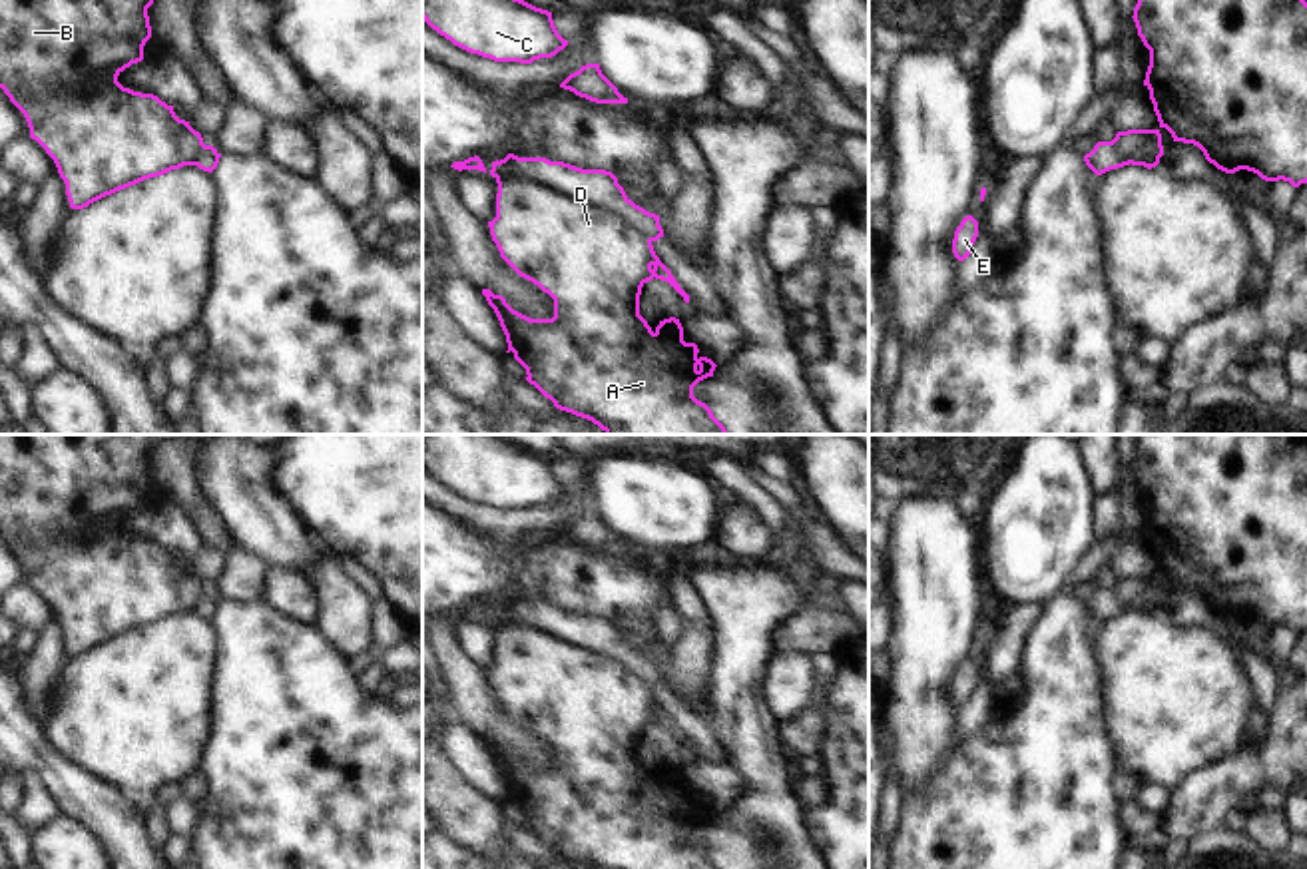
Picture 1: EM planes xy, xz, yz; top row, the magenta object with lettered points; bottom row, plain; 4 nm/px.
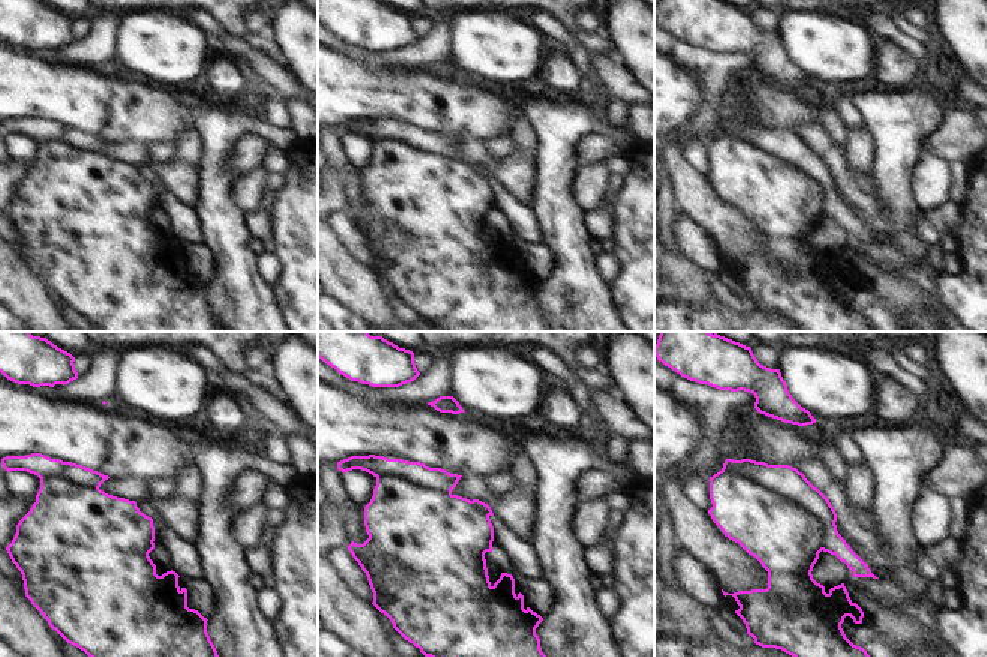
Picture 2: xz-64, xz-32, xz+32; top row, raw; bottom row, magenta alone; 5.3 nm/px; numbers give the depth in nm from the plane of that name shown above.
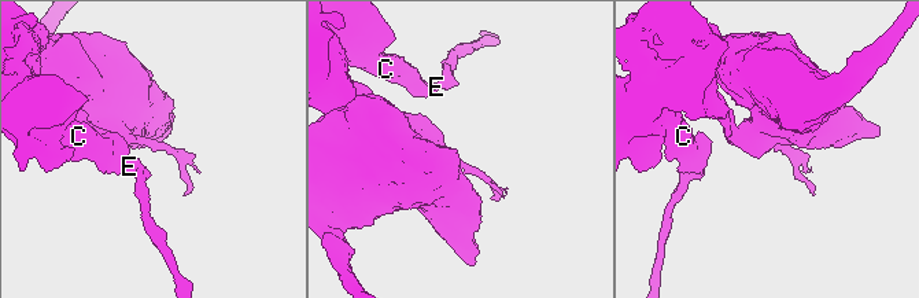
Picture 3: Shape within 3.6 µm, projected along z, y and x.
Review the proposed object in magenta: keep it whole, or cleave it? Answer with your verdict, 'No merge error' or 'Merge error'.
Merge error

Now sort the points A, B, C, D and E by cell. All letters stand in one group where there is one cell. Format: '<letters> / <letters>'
A B D / C E

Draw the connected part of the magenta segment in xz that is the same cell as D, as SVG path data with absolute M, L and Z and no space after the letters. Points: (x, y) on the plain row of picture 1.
M496 626L496 664L488 668L500 704L524 725L554 745L552 765L530 765L514 757L502 741L482 735L506 781L508 797L526 815L534 831L556 855L592 869L719 869L711 855L693 843L693 833L713 823L715 809L699 803L695 789L683 787L679 765L659 767L655 775L640 761L642 733L654 725L652 684L622 660L562 640L530 626Z

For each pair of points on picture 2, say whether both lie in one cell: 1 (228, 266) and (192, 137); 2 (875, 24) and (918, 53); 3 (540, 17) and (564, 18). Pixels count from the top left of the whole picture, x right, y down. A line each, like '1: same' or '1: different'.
1: different
2: same
3: different

